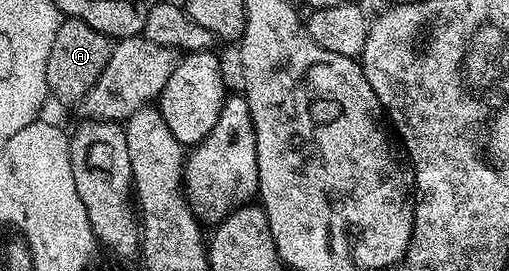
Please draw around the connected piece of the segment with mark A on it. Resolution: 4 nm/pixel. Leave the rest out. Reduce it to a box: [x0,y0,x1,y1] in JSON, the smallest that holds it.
[44,17,114,102]

